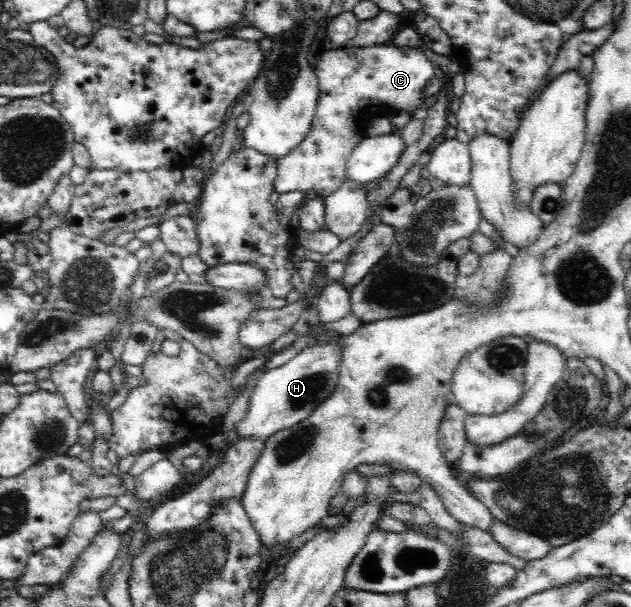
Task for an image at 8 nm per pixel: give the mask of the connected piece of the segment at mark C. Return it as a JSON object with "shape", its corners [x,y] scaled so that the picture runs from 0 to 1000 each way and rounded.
{"shape":[[[620,69],[615,72],[605,71],[604,74],[591,72],[591,76],[547,76],[540,81],[531,81],[521,77],[509,87],[502,105],[498,110],[501,124],[506,133],[506,155],[502,165],[502,175],[499,175],[499,185],[496,194],[493,194],[493,208],[490,208],[490,217],[477,229],[477,234],[471,234],[471,241],[464,241],[448,260],[441,262],[441,282],[436,292],[434,310],[442,320],[452,320],[452,316],[464,316],[464,313],[474,313],[482,321],[490,315],[499,316],[506,325],[521,323],[534,308],[548,295],[547,277],[553,254],[566,241],[567,234],[572,234],[575,227],[582,224],[578,209],[582,203],[599,191],[605,191],[615,186],[632,185],[635,181],[647,181],[655,175],[670,175],[670,165],[675,161],[670,155],[670,142],[677,138],[678,132],[683,132],[689,125],[689,107],[680,100],[680,96],[674,92],[667,77],[648,77],[648,76],[626,76]]]}

